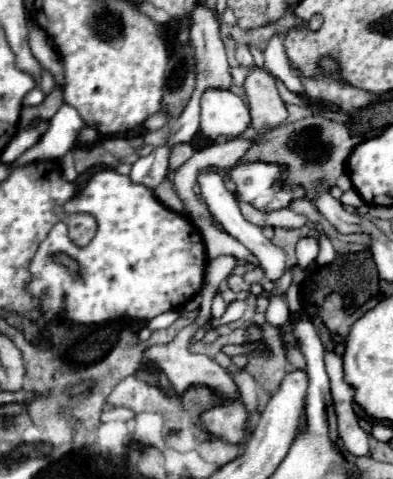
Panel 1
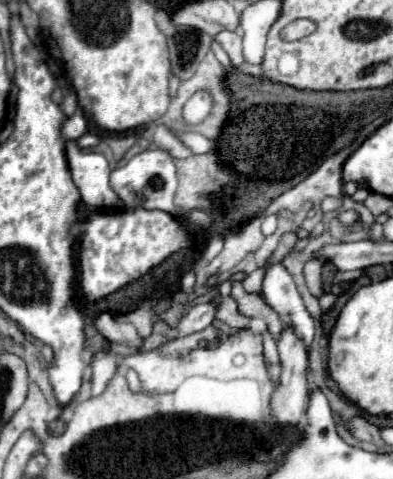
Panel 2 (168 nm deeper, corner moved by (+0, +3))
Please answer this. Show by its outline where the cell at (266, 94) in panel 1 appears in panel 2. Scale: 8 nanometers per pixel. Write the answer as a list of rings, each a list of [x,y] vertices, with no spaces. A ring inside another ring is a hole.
[[[219,31],[215,35],[215,39],[223,45],[223,49],[227,51],[227,55],[229,55],[229,59],[231,59],[231,63],[235,67],[245,63],[243,53],[241,53],[241,37],[237,33],[233,33],[233,31]]]

